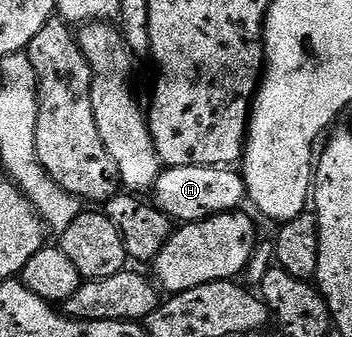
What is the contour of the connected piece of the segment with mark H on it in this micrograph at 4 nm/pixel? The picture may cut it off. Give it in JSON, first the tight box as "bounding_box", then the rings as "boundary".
{"bounding_box":[153,166,246,225],"boundary":[[[231,166],[164,167],[153,189],[153,203],[170,220],[184,225],[219,216],[222,212],[234,212],[242,205],[239,203],[244,203],[246,194],[242,175]]]}

